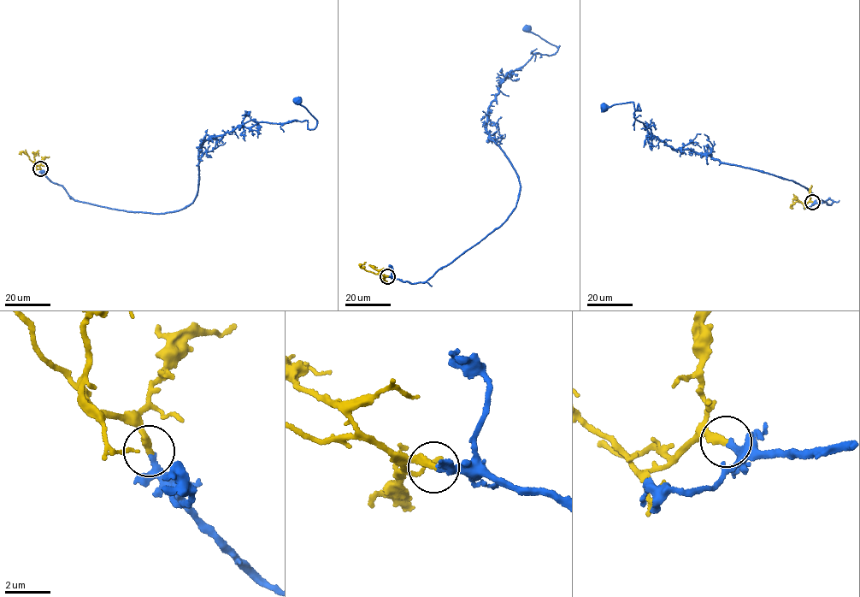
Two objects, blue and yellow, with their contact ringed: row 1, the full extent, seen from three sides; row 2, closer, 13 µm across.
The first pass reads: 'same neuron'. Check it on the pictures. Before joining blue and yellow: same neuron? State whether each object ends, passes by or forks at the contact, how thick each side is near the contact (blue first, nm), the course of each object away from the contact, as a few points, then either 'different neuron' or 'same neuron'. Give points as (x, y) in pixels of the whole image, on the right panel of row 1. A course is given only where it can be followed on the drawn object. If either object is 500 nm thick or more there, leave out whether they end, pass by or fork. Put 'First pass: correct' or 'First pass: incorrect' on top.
First pass: correct
blue passes by | yellow ends | 200/340 nm | blue via (812, 202), (833, 201), (793, 180), (672, 149), (634, 117), (639, 103), (639, 110), (631, 102), (603, 106) | yellow via (812, 202), (797, 201), (790, 206) | same neuron

